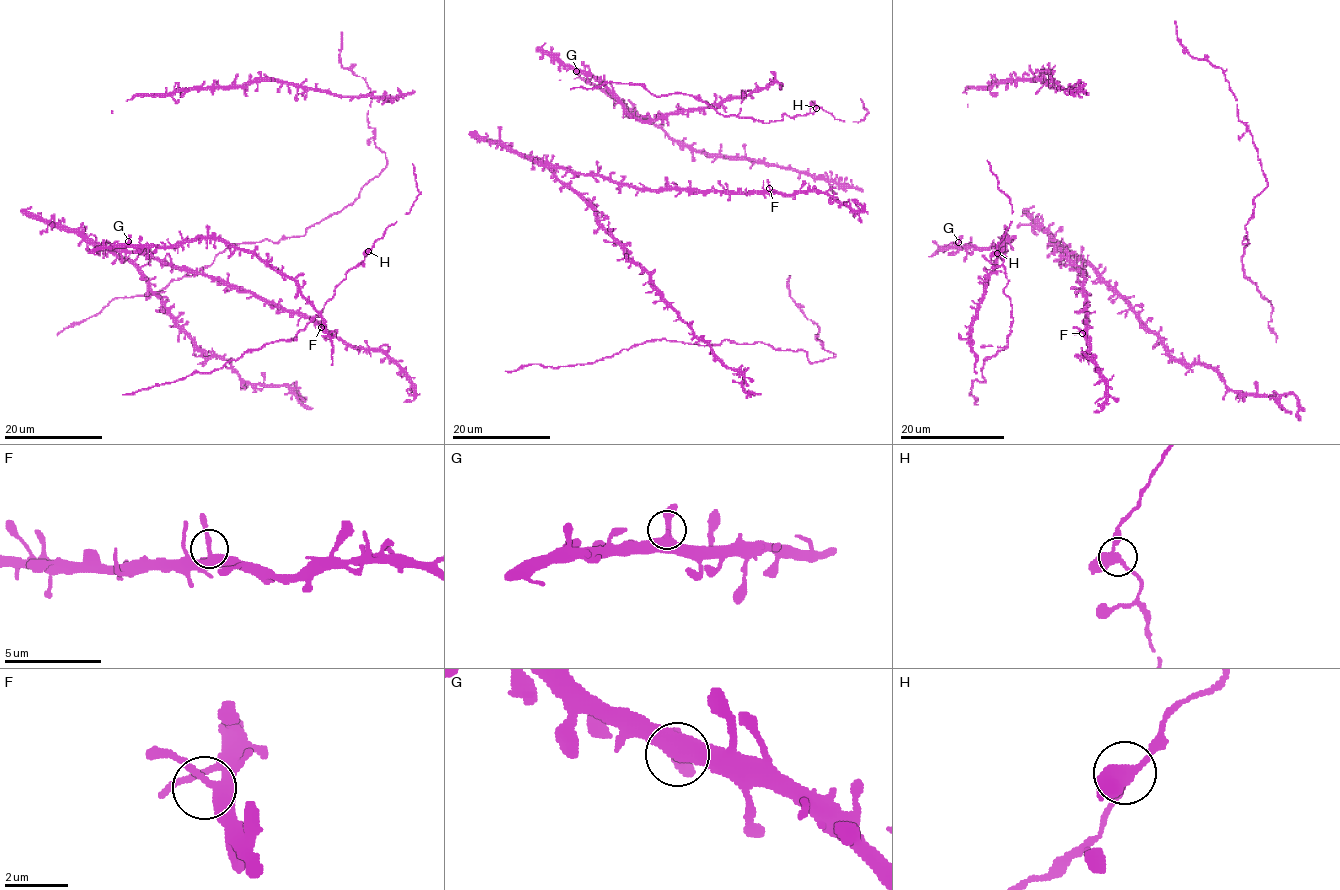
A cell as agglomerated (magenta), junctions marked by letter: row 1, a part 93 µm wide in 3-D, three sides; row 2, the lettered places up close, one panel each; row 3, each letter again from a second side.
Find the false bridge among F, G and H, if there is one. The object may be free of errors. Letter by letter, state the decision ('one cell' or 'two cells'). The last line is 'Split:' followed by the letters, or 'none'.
F: one cell
G: one cell
H: one cell
Split: none

